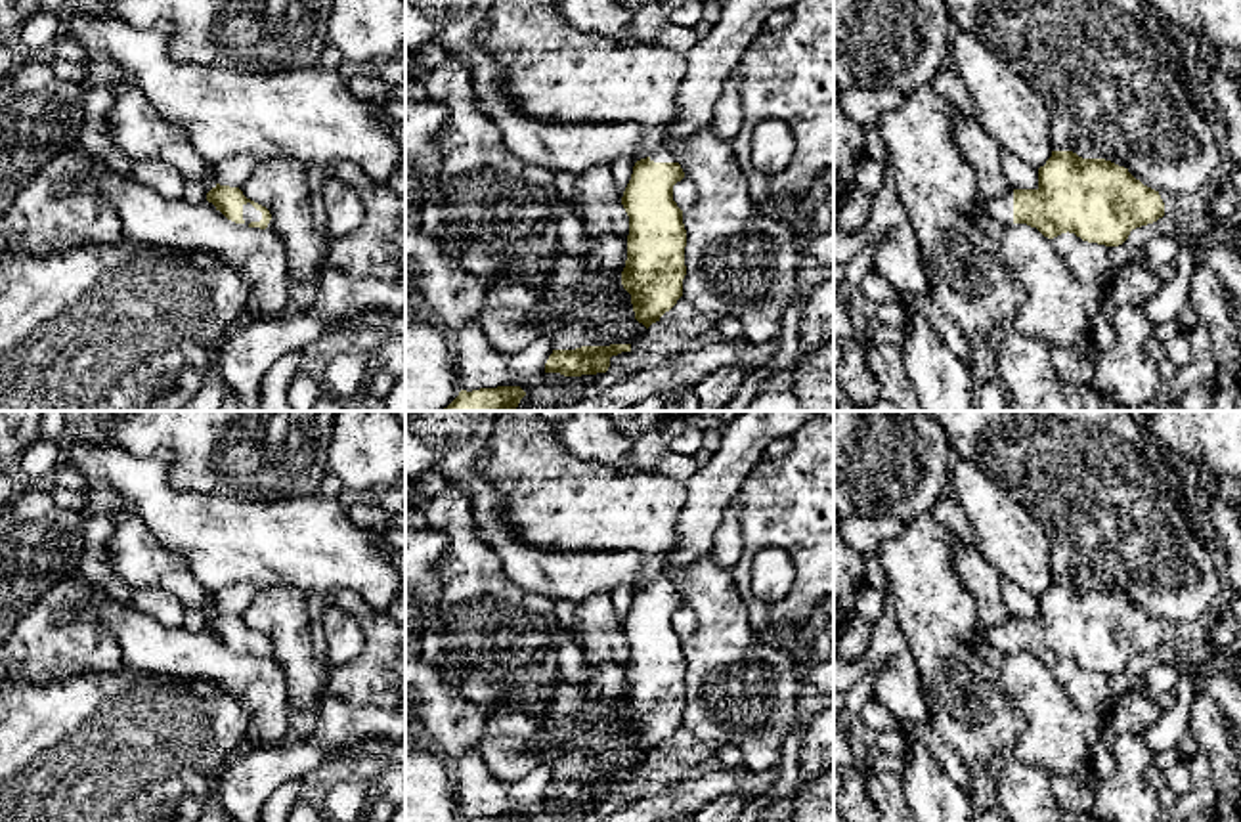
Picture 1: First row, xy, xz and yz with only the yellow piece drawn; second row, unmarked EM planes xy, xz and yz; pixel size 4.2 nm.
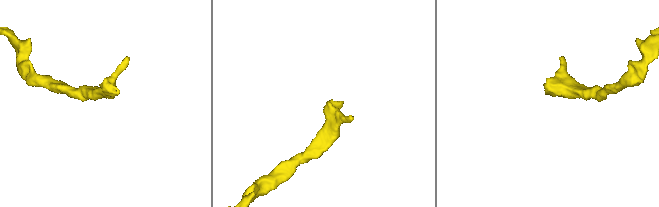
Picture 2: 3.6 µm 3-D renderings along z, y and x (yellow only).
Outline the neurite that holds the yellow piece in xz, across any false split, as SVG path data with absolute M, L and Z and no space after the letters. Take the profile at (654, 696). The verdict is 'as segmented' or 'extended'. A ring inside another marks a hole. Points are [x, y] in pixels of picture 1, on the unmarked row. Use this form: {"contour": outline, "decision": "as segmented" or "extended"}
{"contour": "M742 411L725 426L719 449L685 482L686 499L677 522L677 547L665 556L660 577L635 591L621 625L629 644L627 688L621 700L621 713L631 723L635 747L646 757L677 732L683 725L683 707L686 703L686 658L683 638L673 629L673 614L685 606L685 600L677 591L673 573L711 554L715 531L727 505L740 491L751 468L765 457L767 445L776 438L792 438L818 415L820 411Z", "decision": "extended"}

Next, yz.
{"contour": "M1052 579L1046 593L1038 596L1036 617L1012 617L996 627L977 625L975 642L985 652L998 650L1002 658L1027 652L1048 667L1069 660L1088 671L1119 675L1132 658L1163 646L1165 631L1159 619L1143 614L1124 595L1105 587L1082 587L1073 579Z", "decision": "extended"}

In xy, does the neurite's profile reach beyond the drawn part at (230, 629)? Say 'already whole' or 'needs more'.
needs more

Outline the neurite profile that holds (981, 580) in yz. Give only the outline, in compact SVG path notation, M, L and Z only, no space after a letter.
M956 537L952 541L954 568L966 589L975 598L979 625L1004 625L1013 616L1002 600L1002 575L977 551L966 549Z

